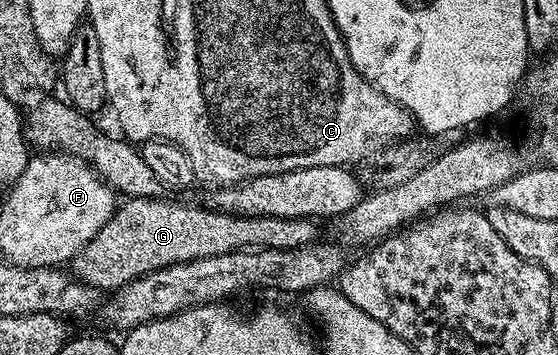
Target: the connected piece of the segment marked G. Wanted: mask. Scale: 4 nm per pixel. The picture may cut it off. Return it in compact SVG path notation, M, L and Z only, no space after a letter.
M159 196L124 199L97 238L90 240L69 261L70 275L78 283L96 290L114 290L150 272L193 262L197 258L213 258L217 254L260 248L304 248L316 239L316 221L311 218L234 216L211 206L194 208L191 204L163 199Z

